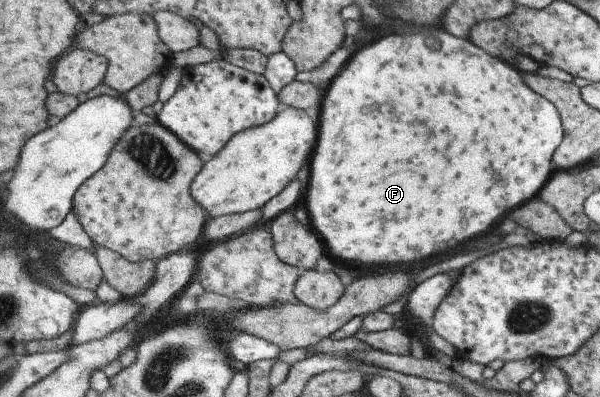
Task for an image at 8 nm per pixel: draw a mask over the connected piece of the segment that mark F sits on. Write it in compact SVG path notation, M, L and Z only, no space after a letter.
M441 23L419 28L415 35L389 35L367 47L363 46L351 61L348 58L342 69L331 79L324 91L319 112L319 144L309 163L309 167L313 169L307 207L327 255L332 254L340 264L344 261L355 263L354 267L358 269L363 266L389 269L391 265L419 263L429 257L447 253L461 243L481 237L505 215L509 217L509 211L539 197L540 191L552 179L555 169L558 169L553 165L553 155L556 155L564 140L564 122L560 110L552 101L541 97L539 92L529 89L523 72L503 58L475 45L469 38L455 37Z

